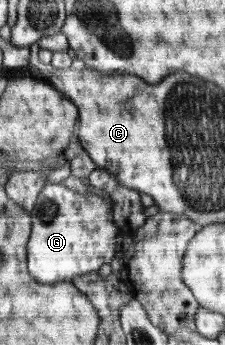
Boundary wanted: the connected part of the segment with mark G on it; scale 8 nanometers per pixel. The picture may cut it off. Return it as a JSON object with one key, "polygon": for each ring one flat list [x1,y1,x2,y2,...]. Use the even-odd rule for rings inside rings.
{"polygon":[[61,183,45,184,41,189,36,203,31,210,33,219,33,233,28,246,29,271,38,283,53,285,59,282,71,281,76,277,83,277,85,270,96,272,104,264,111,264,115,256,115,238,119,228,113,224,112,199,94,194,77,193]]}

